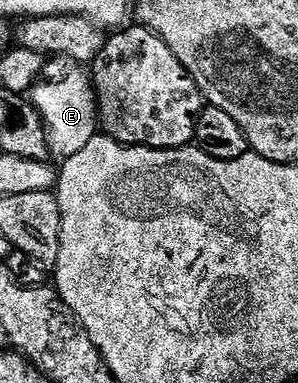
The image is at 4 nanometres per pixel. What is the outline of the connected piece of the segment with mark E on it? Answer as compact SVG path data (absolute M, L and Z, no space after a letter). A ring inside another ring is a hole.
M83 70L68 72L60 79L43 80L31 92L31 102L46 124L51 154L58 159L76 155L98 135L100 118L98 115L98 97L93 82Z

